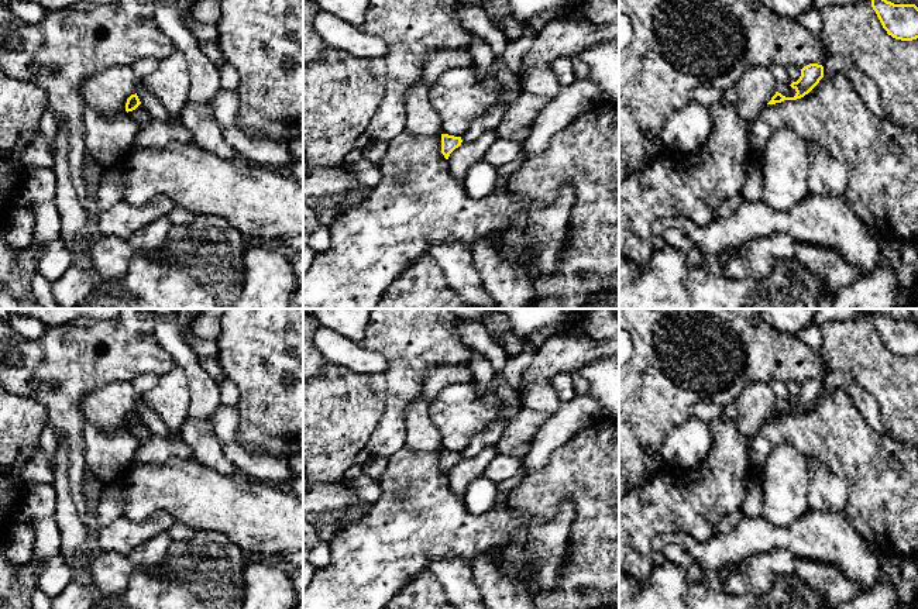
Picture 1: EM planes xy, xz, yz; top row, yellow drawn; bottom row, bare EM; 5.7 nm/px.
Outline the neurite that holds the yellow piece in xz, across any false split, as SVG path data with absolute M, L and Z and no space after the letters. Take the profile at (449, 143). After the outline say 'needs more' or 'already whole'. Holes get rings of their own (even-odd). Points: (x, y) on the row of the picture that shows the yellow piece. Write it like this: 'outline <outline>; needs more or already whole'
outline M441 134L441 154L448 159L450 154L461 145L461 137Z; already whole

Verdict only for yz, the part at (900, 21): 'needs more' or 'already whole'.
already whole

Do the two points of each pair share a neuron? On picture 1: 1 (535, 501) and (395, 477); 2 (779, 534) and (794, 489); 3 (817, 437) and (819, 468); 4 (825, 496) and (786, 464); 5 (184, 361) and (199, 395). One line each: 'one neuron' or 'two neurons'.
1: two neurons
2: two neurons
3: two neurons
4: two neurons
5: one neuron

